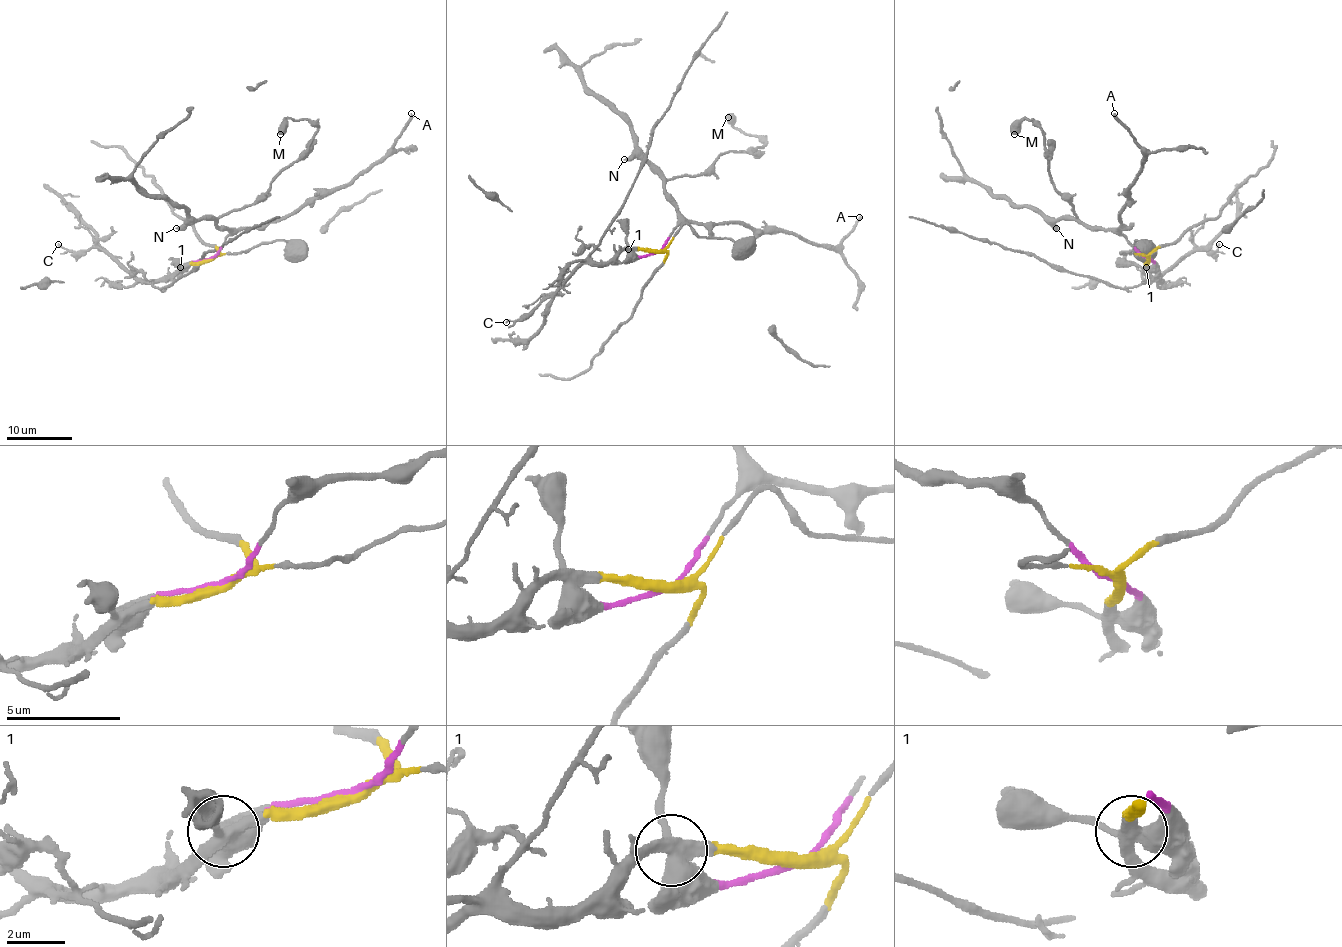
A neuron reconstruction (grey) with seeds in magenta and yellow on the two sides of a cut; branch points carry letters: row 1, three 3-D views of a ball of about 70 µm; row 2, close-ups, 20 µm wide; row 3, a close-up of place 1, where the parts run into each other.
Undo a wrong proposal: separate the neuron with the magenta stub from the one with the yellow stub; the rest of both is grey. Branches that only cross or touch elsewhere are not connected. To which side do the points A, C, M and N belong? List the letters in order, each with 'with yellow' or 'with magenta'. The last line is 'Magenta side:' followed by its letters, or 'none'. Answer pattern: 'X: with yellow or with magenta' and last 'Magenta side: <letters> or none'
A: with magenta
C: with yellow
M: with magenta
N: with magenta
Magenta side: A, M, N

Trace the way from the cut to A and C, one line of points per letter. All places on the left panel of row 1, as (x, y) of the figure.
A: (210, 259), (226, 237), (239, 229), (264, 227), (297, 213), (315, 198), (347, 187), (388, 152), (411, 113)
C: (210, 259), (185, 264), (157, 282), (139, 282), (102, 249), (74, 252), (58, 244)

